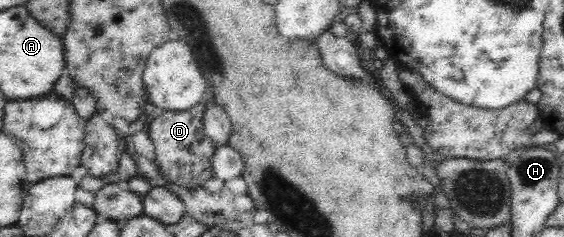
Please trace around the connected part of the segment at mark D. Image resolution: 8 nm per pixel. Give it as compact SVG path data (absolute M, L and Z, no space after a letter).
M205 101L186 111L165 111L152 120L148 128L150 139L156 146L156 164L165 180L193 188L213 176L211 165L217 145L203 132L202 116Z

